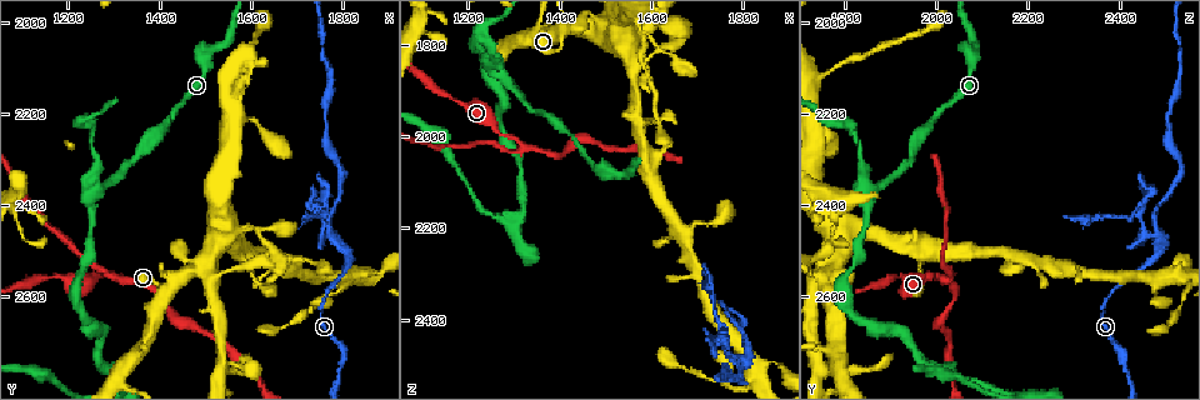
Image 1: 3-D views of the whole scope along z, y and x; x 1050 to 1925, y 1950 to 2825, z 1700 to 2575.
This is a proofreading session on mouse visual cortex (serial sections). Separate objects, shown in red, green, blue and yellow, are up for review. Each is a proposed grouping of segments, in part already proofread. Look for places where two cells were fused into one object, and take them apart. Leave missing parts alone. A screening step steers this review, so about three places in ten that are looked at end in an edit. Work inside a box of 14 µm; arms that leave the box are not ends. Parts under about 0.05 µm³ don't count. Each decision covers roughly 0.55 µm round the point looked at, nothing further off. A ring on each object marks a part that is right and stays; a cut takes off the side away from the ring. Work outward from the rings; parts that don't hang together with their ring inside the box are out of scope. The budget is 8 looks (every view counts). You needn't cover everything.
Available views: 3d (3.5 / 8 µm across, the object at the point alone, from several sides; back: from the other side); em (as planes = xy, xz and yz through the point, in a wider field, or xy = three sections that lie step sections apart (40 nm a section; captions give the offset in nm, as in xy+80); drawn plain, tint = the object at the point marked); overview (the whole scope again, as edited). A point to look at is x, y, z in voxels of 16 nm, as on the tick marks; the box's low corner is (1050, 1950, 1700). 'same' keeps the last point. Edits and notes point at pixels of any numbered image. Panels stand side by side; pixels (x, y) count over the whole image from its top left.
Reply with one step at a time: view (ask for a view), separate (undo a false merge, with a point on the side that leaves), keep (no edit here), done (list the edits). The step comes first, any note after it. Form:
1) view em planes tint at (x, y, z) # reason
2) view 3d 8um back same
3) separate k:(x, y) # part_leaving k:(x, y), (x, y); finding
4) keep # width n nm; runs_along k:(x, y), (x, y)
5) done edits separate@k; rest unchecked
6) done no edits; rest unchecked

view 3d 3.5um at (1770, 2455, 2480) # three arms meet

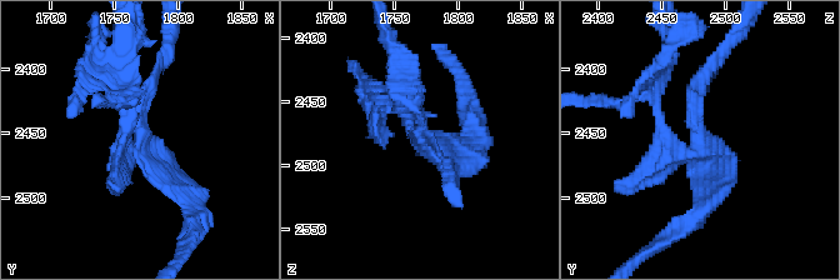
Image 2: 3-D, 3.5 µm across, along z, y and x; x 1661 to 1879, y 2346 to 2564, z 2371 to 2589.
keep # runs_along 2:(191, 213), (138, 148), (156, 71); one cell here

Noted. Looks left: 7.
view 3d 3.5um at (1315, 2565, 2015) # side arm on a straight run

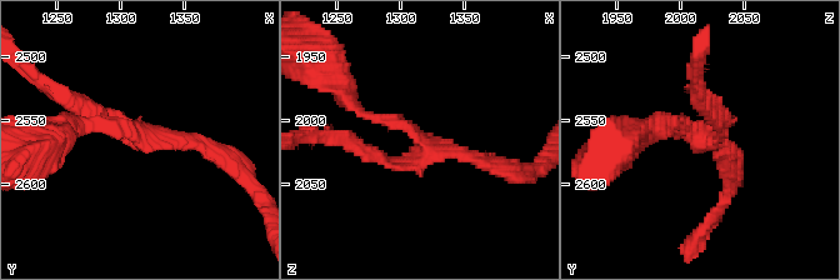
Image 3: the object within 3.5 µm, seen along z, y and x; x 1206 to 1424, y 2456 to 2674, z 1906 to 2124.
view em xy step 5 tint at (1318, 2566, 2020) # arms 3; arm_widths 150, 150, 200 nm; shape alone is not enough

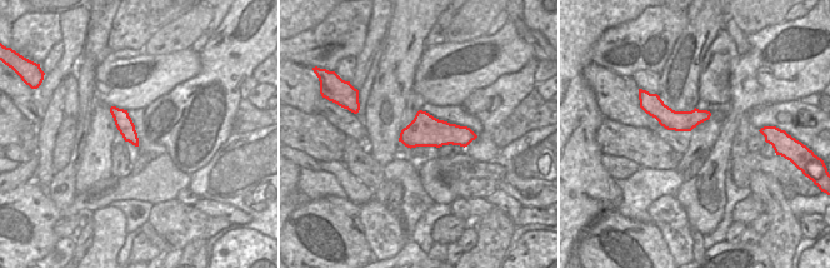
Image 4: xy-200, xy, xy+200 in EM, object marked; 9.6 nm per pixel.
view em xy step 1 tint same

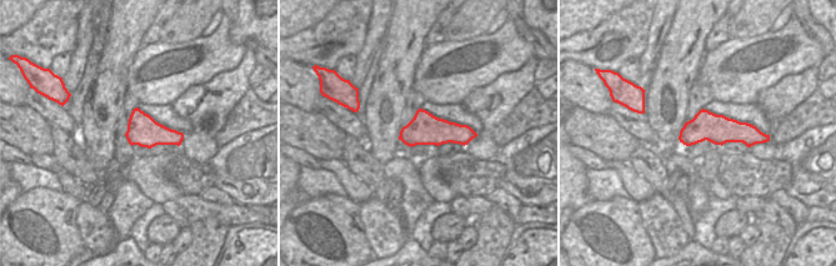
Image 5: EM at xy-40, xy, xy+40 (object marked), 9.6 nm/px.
keep # runs_along 3:(359, 109), (428, 148), (501, 166); one cell here

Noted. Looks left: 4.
view 3d 3.5um at (1260, 2370, 1845) # calibre changes

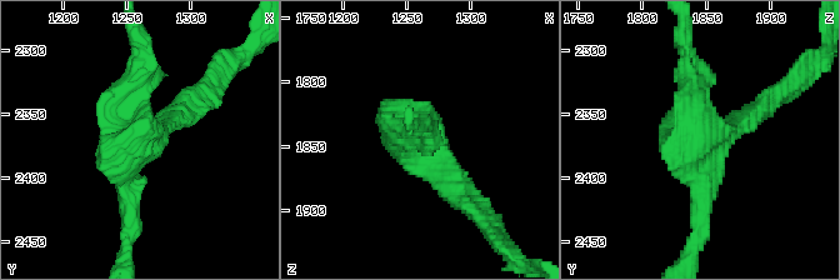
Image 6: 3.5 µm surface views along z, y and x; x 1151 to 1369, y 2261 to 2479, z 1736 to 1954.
view em planes tint at (1256, 2374, 1846) # need the tissue

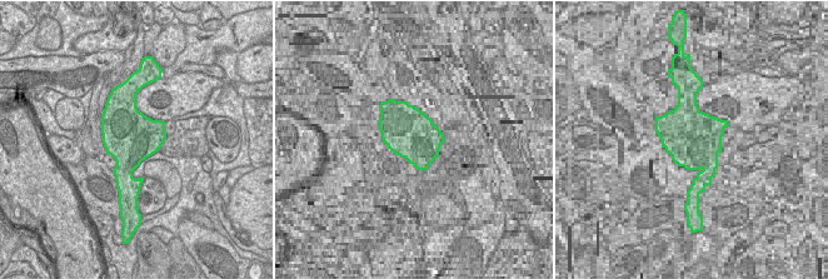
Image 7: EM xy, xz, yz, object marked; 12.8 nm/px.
keep # runs_along 6:(759, 110), (698, 149), (701, 223); all the same cell

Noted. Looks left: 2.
done no edits; rest unchecked

